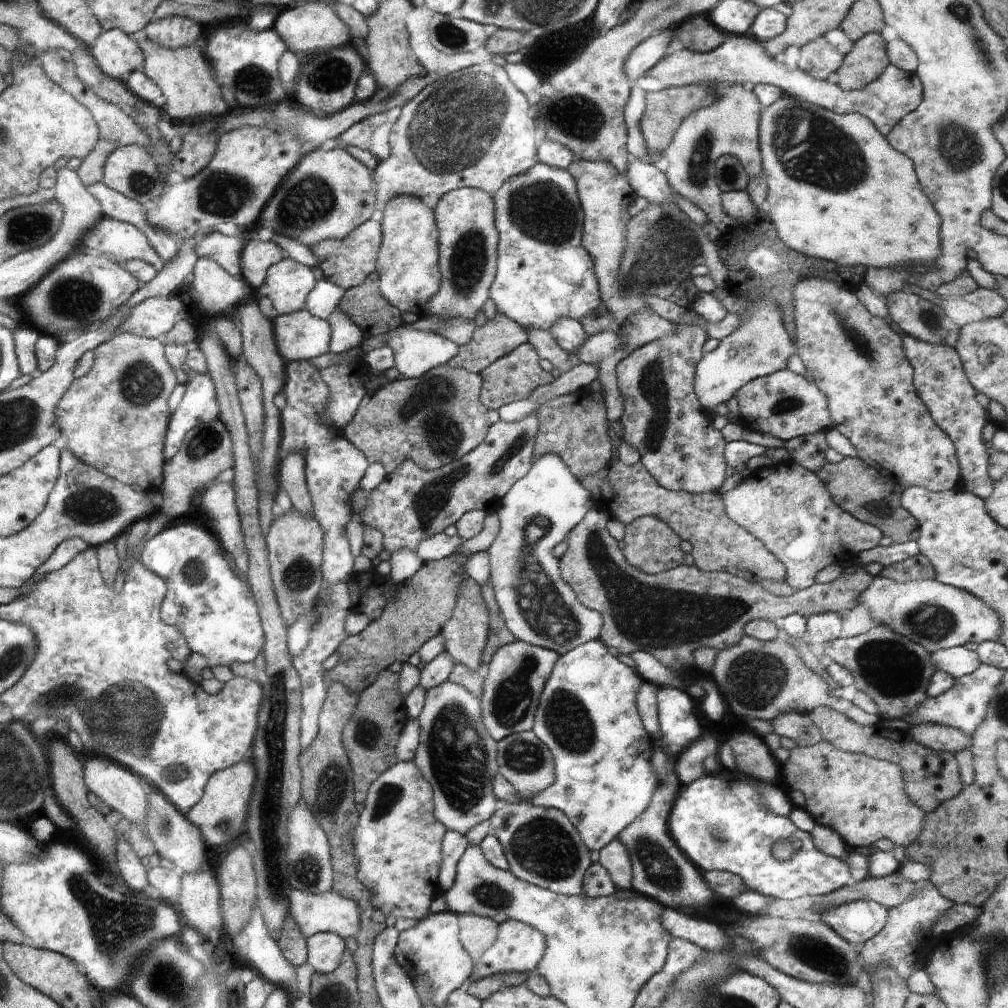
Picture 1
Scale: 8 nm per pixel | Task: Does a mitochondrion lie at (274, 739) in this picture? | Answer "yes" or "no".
yes

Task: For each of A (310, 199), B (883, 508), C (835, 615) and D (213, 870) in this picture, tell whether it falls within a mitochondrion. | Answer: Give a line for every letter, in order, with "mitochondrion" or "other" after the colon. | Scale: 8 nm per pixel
A: mitochondrion
B: mitochondrion
C: other
D: other

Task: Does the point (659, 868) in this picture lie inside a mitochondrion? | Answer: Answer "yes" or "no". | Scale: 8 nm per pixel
yes

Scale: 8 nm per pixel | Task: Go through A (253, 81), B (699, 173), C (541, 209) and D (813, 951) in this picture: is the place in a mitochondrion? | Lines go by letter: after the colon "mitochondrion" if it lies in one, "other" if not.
A: mitochondrion
B: mitochondrion
C: mitochondrion
D: mitochondrion

